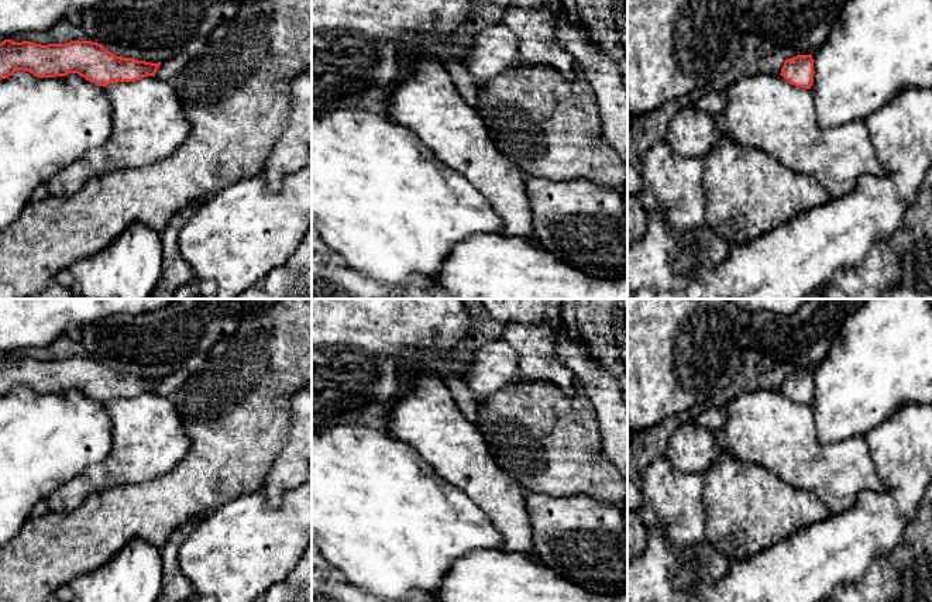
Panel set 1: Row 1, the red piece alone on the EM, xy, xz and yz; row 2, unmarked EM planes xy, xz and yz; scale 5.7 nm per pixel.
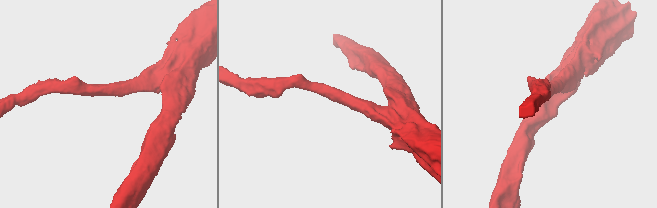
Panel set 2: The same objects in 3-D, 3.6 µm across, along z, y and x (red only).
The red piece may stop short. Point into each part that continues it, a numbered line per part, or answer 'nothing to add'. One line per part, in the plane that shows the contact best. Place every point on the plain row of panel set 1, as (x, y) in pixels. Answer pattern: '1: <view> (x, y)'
nothing to add

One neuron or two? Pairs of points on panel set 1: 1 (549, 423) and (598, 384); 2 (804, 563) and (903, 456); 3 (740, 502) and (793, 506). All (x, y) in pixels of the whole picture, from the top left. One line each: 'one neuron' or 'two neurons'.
1: two neurons
2: one neuron
3: one neuron

